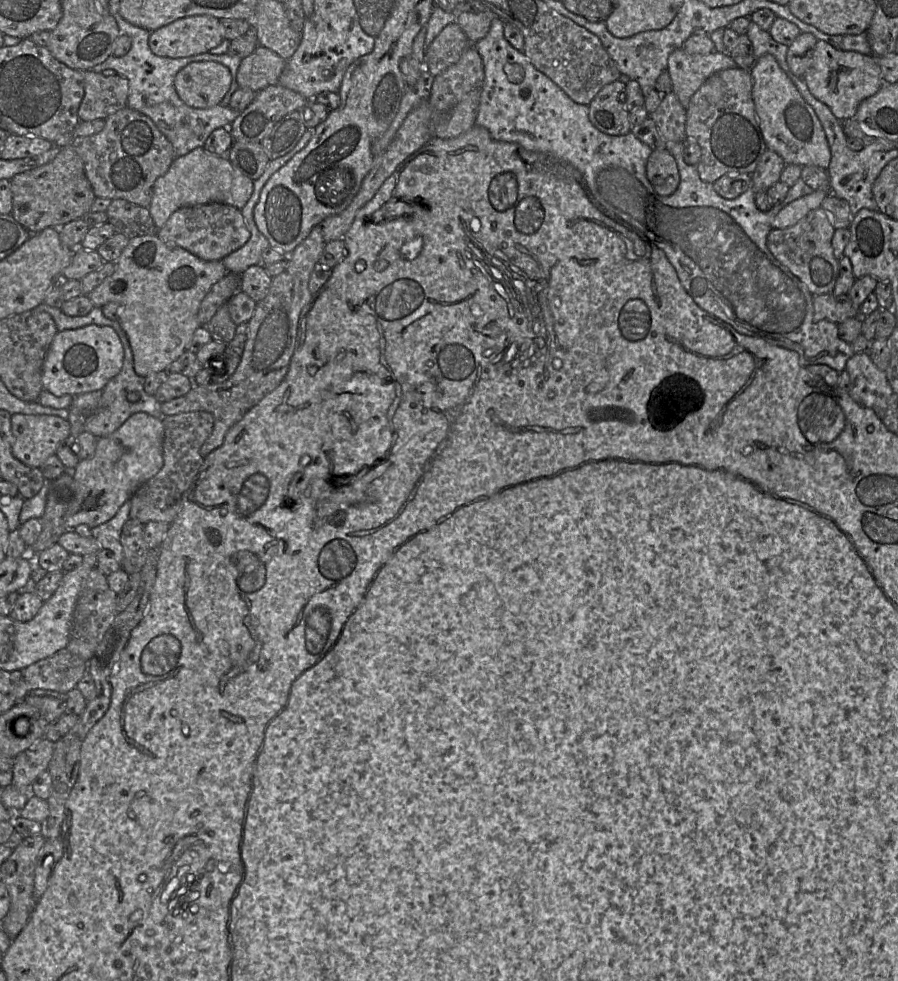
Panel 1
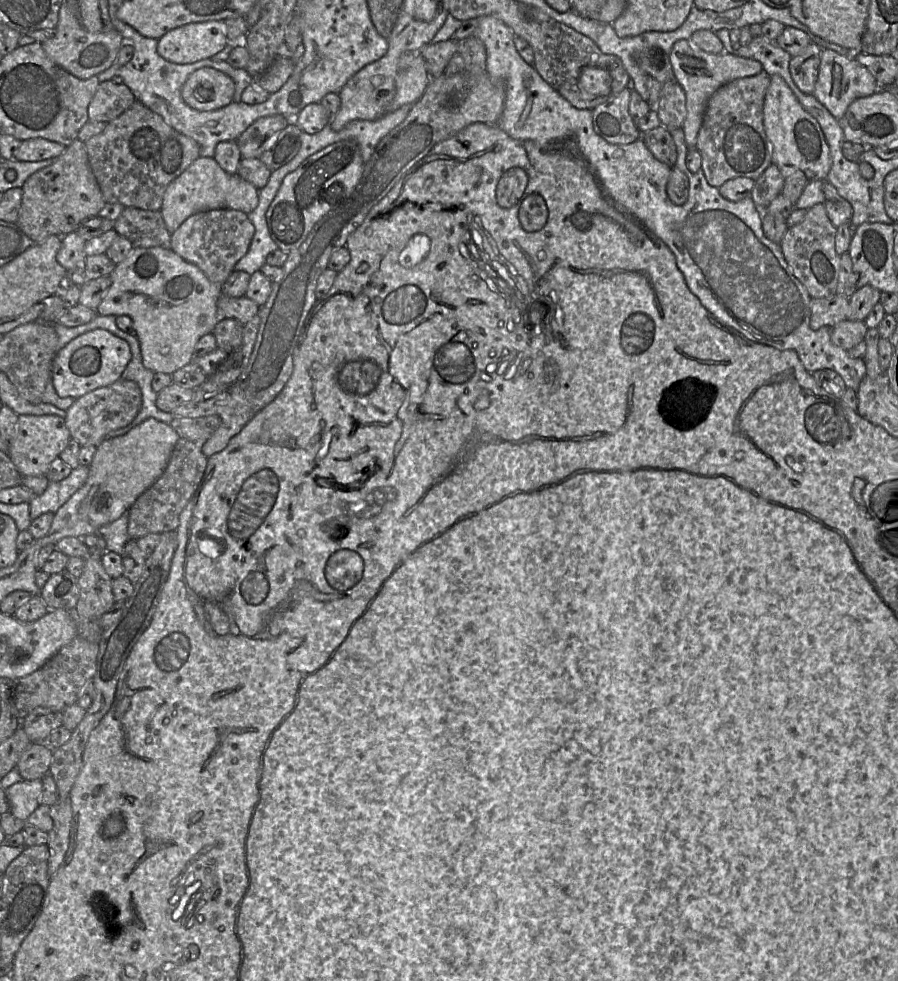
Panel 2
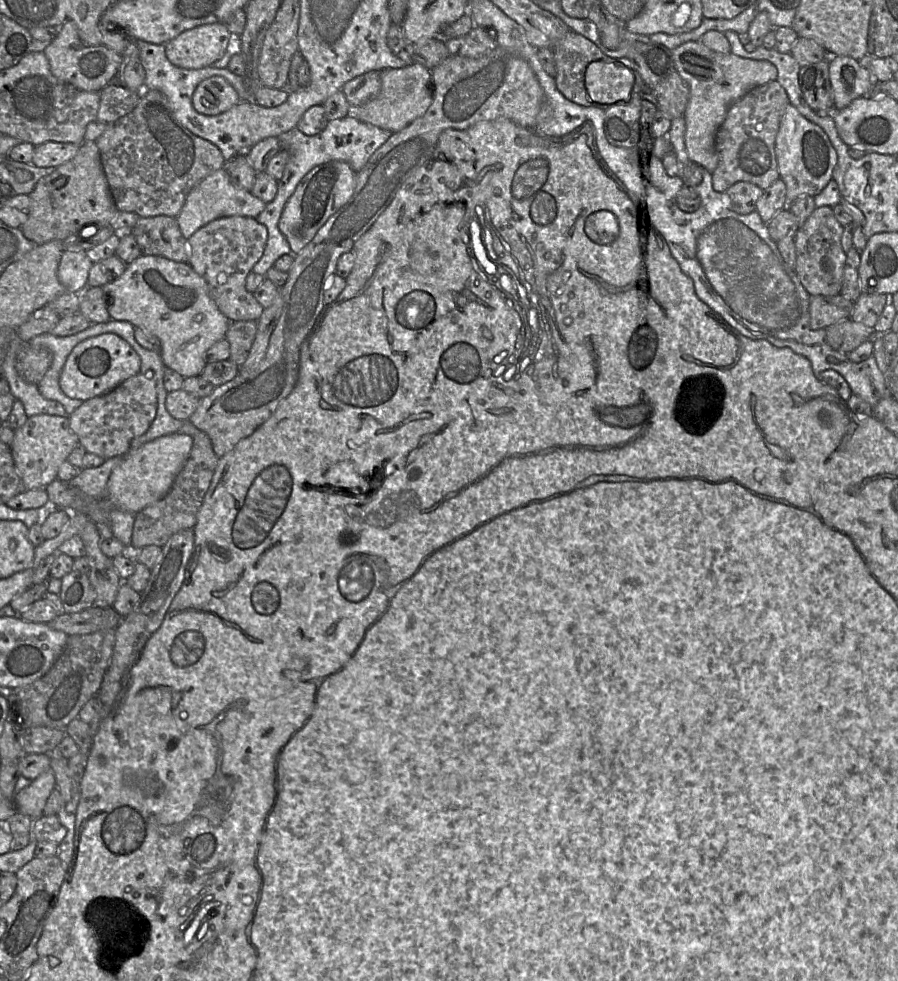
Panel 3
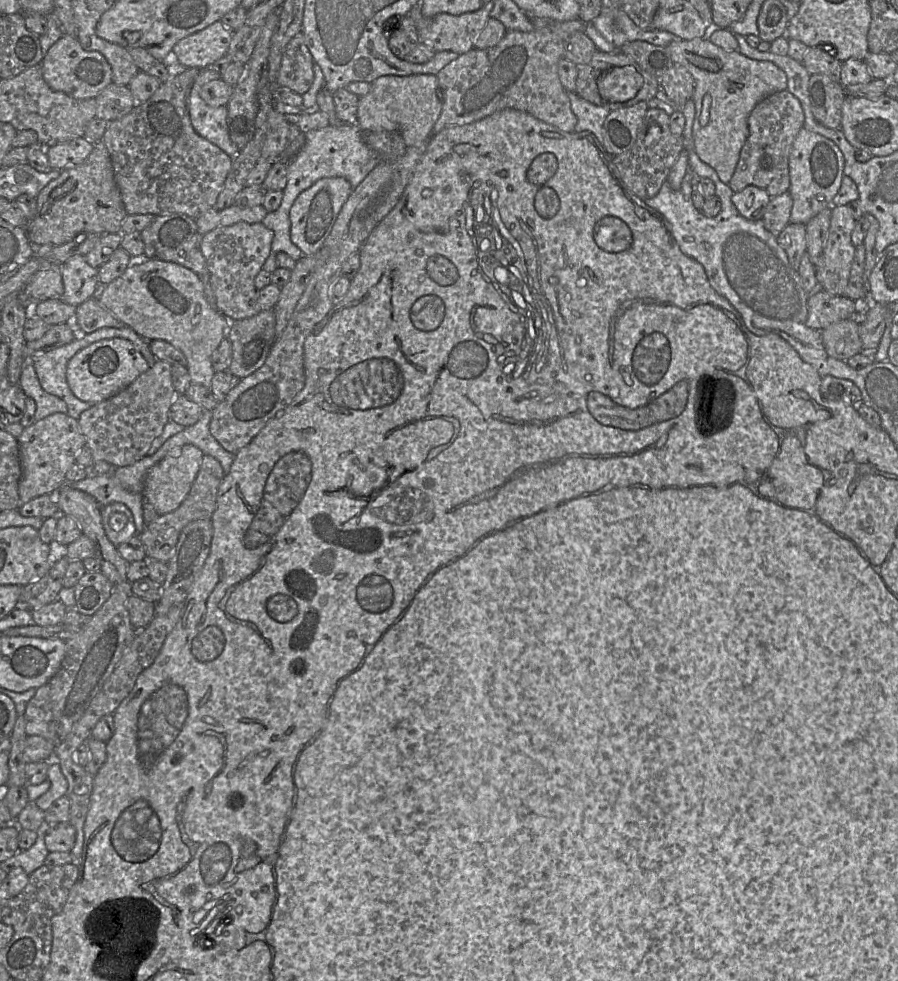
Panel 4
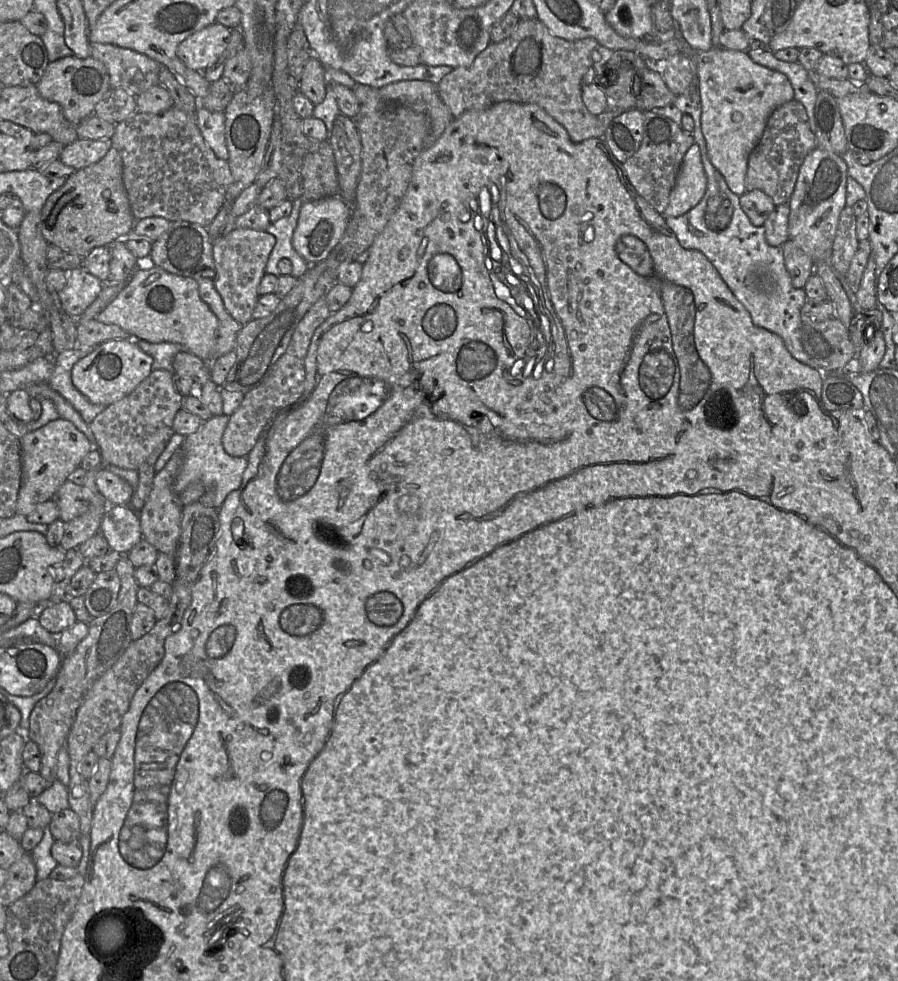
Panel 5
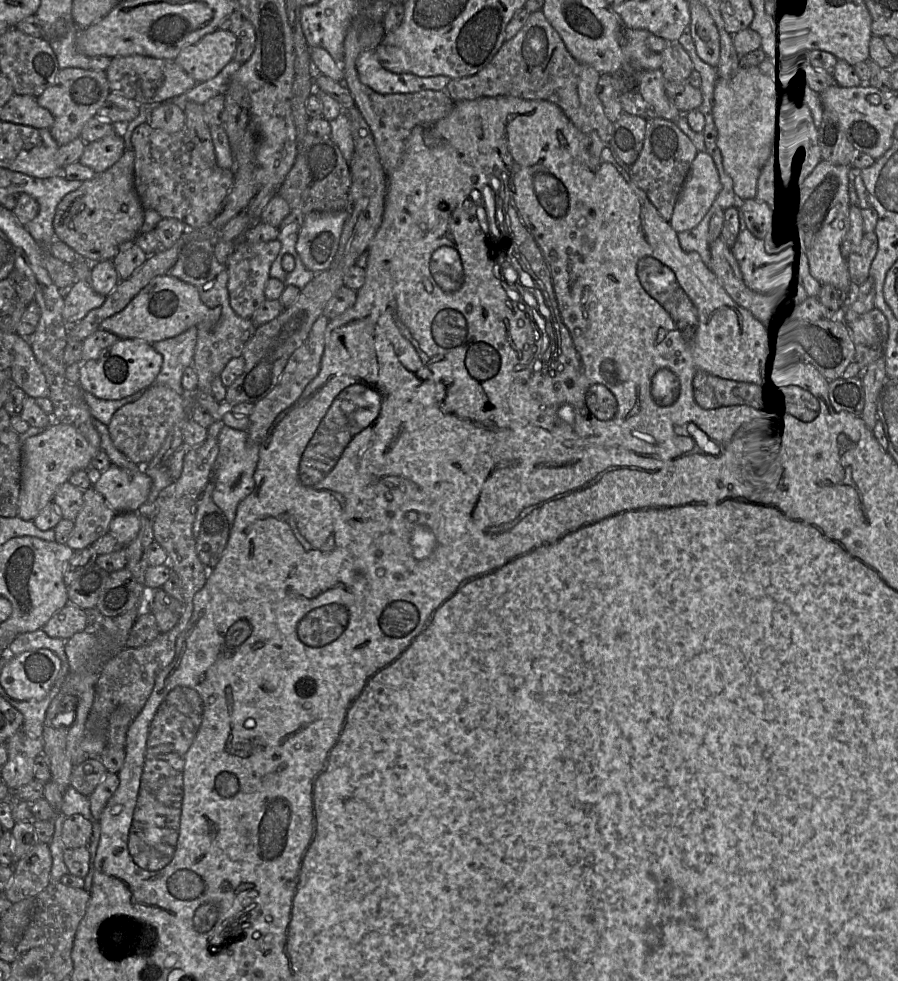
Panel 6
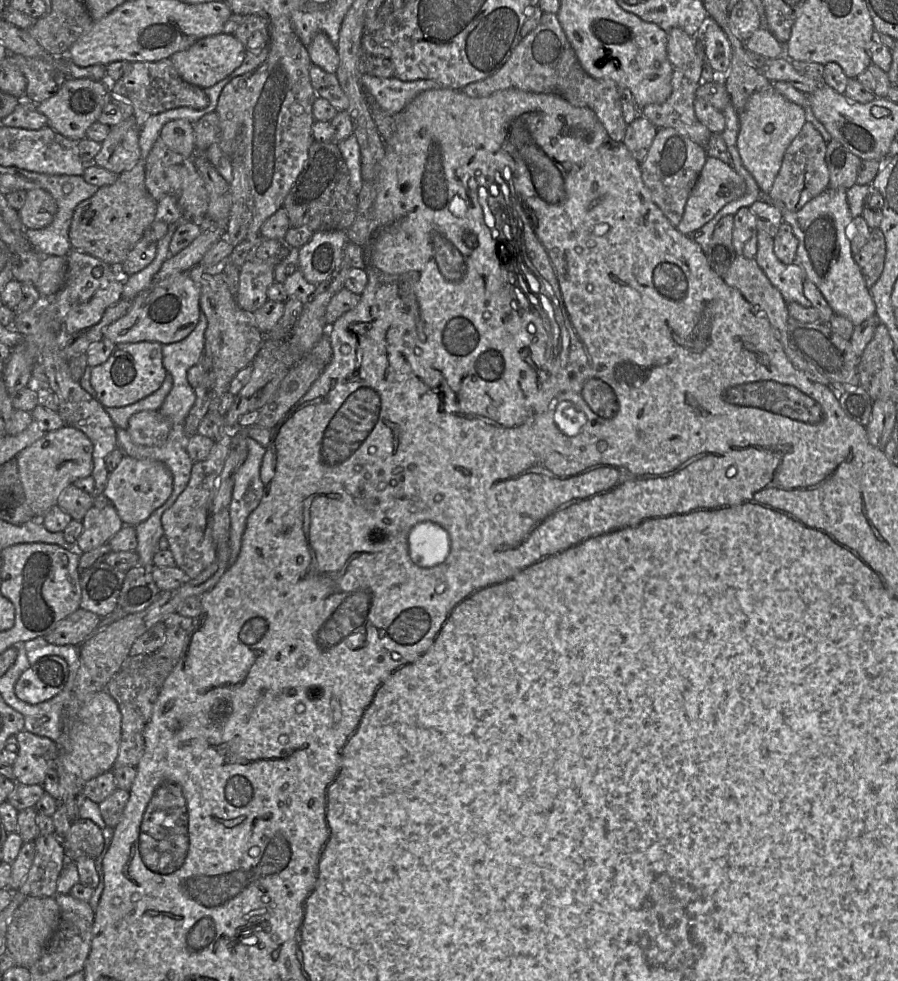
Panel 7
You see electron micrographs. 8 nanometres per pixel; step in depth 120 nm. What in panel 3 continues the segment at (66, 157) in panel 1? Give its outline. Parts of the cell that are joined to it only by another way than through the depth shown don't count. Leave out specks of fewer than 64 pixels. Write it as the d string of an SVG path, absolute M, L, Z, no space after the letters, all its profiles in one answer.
M83 141L75 157L42 177L29 197L29 215L21 230L36 245L53 240L66 241L84 223L110 225L119 212L107 184L100 151L94 141Z

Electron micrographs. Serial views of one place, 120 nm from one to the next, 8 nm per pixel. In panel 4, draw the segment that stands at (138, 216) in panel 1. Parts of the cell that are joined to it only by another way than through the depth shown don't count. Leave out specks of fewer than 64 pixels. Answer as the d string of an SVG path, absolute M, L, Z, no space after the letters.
M169 214L156 216L154 221L140 232L145 251L149 259L173 262L195 272L204 286L204 294L211 305L216 309L215 295L210 283L210 274L205 257L201 251L202 234L199 233L195 219L184 214Z

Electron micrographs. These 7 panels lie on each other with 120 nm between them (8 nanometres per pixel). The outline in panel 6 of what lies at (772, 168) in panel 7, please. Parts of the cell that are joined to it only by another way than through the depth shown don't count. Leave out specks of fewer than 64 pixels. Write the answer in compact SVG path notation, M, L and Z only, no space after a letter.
M741 65L730 79L718 78L714 88L712 116L717 129L717 146L722 156L724 171L733 182L734 193L741 199L756 197L757 181L769 156L775 136L782 125L800 110L799 98L784 82L765 75L757 66Z

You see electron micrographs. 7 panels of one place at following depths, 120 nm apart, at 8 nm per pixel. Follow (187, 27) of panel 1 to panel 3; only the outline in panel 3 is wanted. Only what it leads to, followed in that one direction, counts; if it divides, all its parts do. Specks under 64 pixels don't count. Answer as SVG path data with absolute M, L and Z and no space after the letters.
M222 22L203 24L183 31L164 46L168 60L185 69L212 66L226 53L236 49L234 36Z

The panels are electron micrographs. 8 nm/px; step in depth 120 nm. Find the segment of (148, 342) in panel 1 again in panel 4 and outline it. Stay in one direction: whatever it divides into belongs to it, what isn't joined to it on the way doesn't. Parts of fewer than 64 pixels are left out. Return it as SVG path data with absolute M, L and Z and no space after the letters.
M155 259L129 265L120 277L106 286L103 285L99 301L125 326L133 329L145 340L164 340L180 350L186 357L186 368L191 381L210 389L215 374L211 357L221 341L227 338L230 321L211 307L205 297L203 283L195 272L173 262Z

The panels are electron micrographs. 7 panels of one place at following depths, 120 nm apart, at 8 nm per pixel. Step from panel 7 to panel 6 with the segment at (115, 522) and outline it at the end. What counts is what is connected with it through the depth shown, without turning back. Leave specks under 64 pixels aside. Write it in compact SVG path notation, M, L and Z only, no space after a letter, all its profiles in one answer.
M93 487L83 491L83 506L74 519L74 528L66 542L71 549L90 547L97 539L109 533L116 512Z

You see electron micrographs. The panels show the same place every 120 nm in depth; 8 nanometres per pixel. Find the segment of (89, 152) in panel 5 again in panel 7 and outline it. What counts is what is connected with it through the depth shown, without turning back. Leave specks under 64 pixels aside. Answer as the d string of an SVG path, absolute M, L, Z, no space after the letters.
M134 112L131 117L110 127L92 163L118 175L132 169L141 159L139 135L149 116L144 112Z

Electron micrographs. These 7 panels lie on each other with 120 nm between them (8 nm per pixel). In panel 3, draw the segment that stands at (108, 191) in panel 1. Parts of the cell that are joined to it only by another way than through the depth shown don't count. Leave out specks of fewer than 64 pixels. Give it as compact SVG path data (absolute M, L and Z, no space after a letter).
M143 90L137 106L125 116L114 122L107 123L105 131L95 140L95 143L100 151L101 163L115 206L119 211L135 213L140 217L165 215L176 218L180 213L189 192L214 171L224 168L226 162L217 146L199 136L196 136L177 120L166 96L158 90Z

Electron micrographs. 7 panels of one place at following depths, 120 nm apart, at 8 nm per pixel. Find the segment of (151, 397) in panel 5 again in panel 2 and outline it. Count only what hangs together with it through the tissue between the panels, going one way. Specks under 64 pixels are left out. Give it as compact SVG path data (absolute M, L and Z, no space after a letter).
M120 379L108 386L95 389L76 398L66 411L66 426L71 438L82 446L98 447L108 434L126 427L137 416L142 406L142 393L139 385L131 380Z

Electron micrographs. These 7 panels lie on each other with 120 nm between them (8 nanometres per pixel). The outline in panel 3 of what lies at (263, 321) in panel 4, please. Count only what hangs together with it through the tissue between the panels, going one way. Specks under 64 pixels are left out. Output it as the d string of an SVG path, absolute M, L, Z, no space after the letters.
M235 321L229 324L225 339L229 342L230 358L238 367L246 361L257 332L257 321Z

